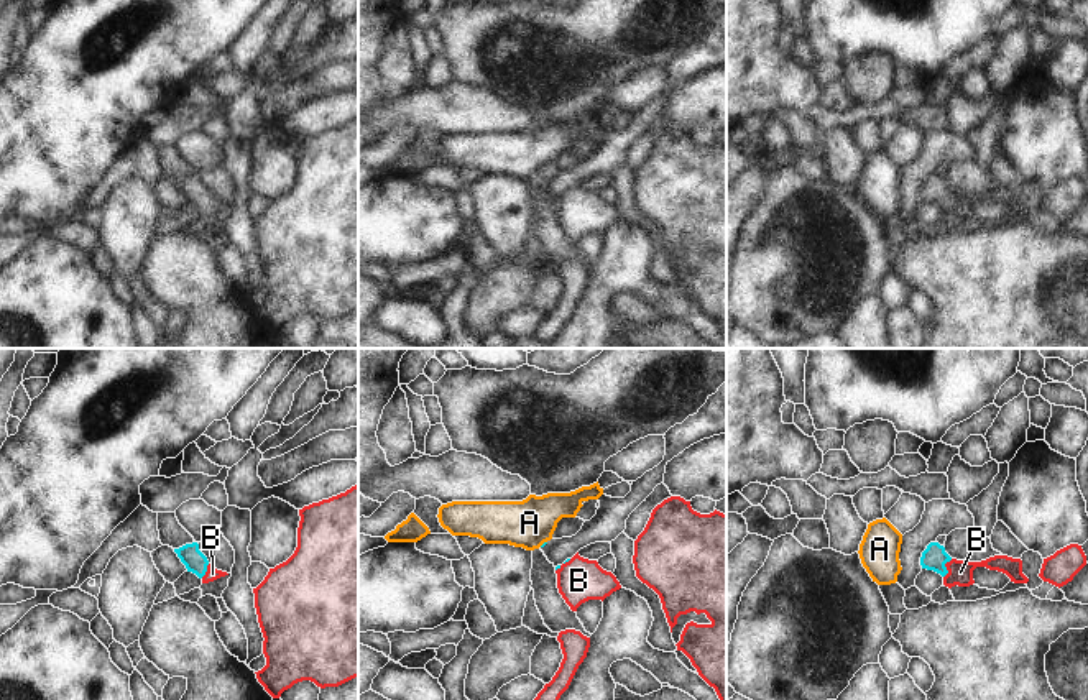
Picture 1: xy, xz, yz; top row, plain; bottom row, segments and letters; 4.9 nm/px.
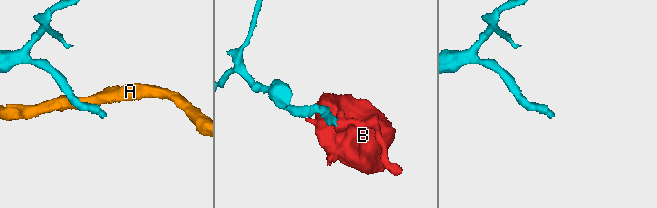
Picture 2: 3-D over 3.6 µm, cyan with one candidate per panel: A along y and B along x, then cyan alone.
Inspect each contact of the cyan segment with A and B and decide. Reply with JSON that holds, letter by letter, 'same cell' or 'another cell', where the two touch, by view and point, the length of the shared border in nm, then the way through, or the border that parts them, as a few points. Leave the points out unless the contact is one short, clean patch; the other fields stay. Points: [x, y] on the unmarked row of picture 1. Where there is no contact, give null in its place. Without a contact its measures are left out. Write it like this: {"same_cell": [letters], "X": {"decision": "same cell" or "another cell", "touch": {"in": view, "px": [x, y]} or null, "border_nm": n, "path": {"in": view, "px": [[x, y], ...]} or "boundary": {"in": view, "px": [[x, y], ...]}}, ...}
{"same_cell": ["B"], "A": {"decision": "another cell", "touch": {"in": "xz", "px": [544, 174]}, "border_nm": 50, "boundary": {"in": "xz", "px": [[546, 173], [539, 178]]}}, "B": {"decision": "same cell", "touch": {"in": "yz", "px": [945, 199]}, "border_nm": 100, "path": {"in": "yz", "px": [[934, 189], [945, 199], [960, 204]]}}}

